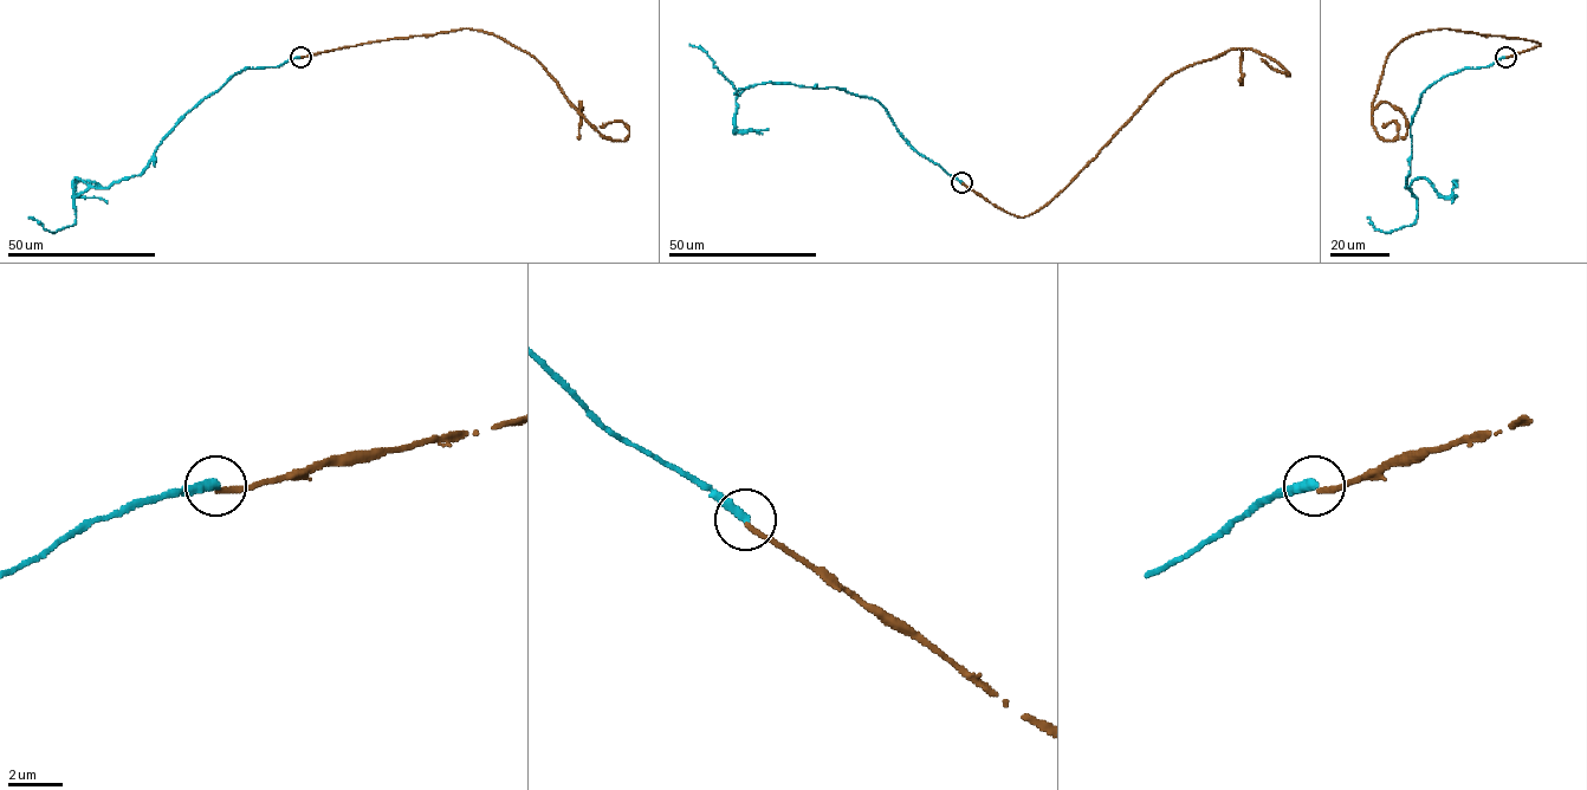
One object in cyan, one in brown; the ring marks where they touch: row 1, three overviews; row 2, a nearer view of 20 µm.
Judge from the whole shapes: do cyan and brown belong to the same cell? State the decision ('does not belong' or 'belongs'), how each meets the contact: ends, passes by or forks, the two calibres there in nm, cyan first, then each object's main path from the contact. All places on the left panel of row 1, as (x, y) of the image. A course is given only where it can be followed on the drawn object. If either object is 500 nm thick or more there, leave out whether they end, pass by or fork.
does not belong; cyan ends there; brown ends there; 360 nm thick on the cyan side, 190 nm on the other; cyan runs (300, 57), (234, 73), (185, 115), (138, 175), (79, 194), (72, 225), (52, 233), (27, 218); brown runs (300, 57), (393, 38), (478, 30), (530, 53), (606, 137), (623, 141), (629, 135), (620, 122), (600, 125)

